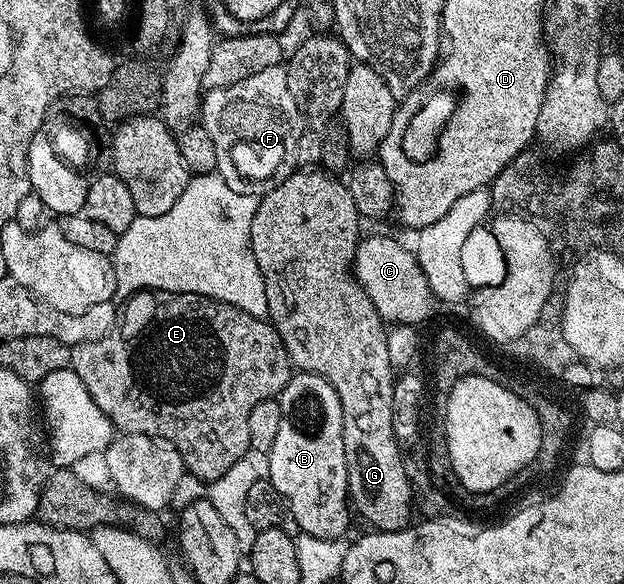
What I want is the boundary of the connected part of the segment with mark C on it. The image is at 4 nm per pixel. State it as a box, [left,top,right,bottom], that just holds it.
[353,235,435,326]

